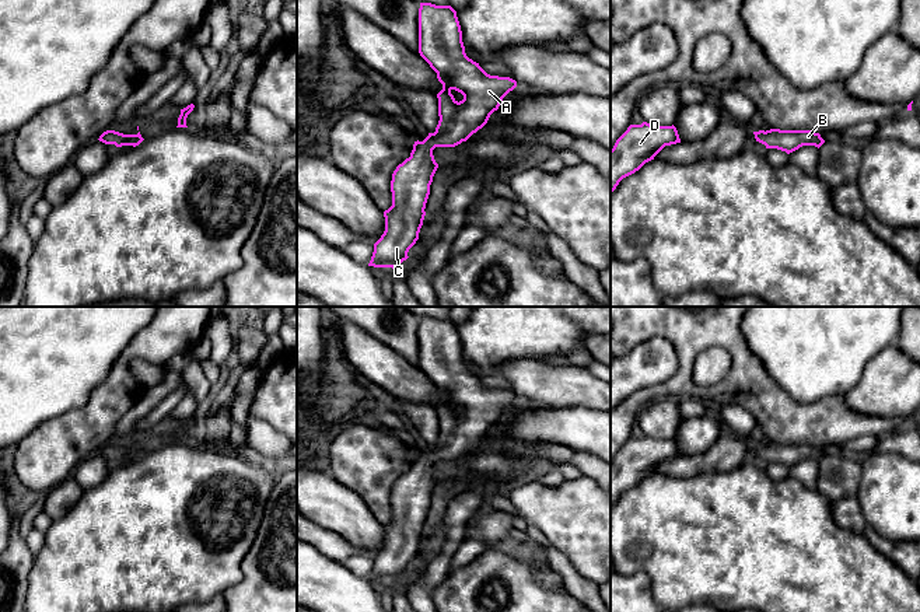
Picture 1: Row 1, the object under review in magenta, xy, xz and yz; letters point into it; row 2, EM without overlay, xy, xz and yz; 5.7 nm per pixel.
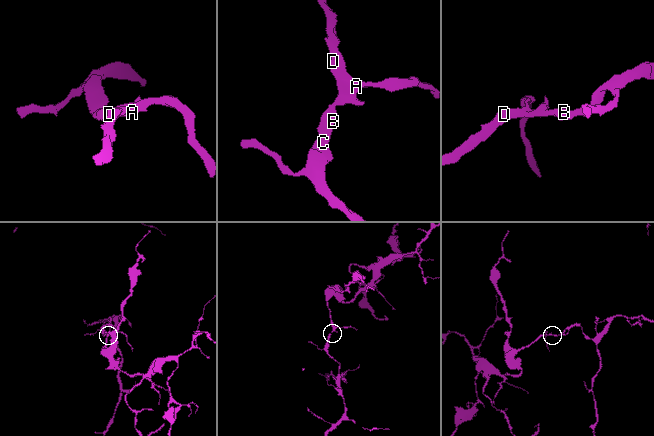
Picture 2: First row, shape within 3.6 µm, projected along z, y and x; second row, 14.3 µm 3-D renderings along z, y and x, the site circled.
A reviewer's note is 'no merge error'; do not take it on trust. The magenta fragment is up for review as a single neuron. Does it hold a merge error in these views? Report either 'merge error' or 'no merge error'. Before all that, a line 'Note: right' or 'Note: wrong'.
Note: right
no merge error

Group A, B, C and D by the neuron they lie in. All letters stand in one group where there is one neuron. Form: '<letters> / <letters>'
A B C D

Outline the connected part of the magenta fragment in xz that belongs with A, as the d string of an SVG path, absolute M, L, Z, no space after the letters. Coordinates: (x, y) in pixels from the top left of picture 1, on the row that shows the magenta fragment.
M420 3L419 53L437 73L437 78L442 84L442 90L437 94L440 120L434 133L428 133L423 141L414 141L410 157L399 164L392 174L392 206L384 211L385 231L374 244L374 252L368 263L368 266L374 267L393 269L400 266L409 258L409 249L419 239L430 185L438 168L433 150L435 147L455 147L466 141L487 123L490 115L499 109L503 98L517 87L515 80L490 76L479 63L466 56L456 11L451 6Z

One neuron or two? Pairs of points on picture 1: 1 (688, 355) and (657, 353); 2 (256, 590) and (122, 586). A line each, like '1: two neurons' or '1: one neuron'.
1: two neurons
2: two neurons

